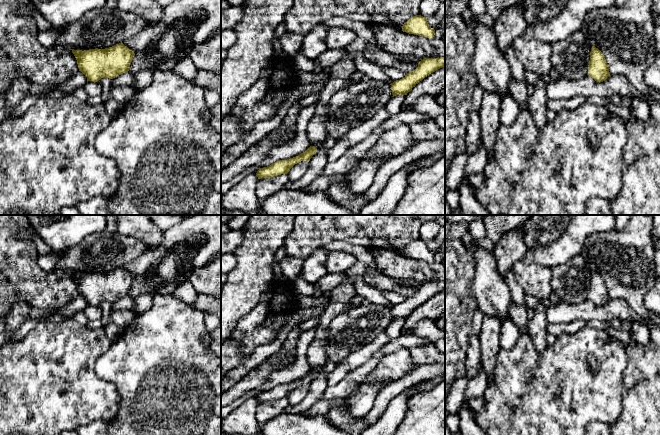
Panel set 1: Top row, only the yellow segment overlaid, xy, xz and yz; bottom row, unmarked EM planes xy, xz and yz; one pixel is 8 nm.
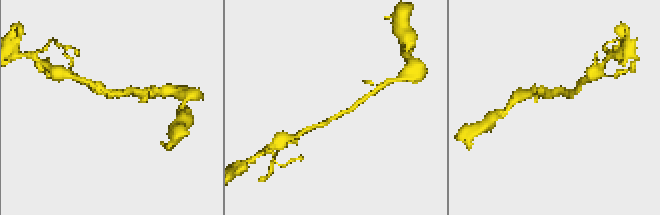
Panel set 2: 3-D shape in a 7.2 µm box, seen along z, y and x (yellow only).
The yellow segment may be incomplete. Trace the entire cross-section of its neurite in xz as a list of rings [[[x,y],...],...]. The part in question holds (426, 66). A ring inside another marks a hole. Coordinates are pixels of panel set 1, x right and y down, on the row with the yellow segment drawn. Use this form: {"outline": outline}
{"outline": [[[445,57],[425,58],[419,61],[418,67],[414,71],[406,73],[404,78],[390,84],[393,94],[392,97],[396,95],[407,95],[416,84],[444,66]]]}

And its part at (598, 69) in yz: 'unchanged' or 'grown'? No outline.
unchanged

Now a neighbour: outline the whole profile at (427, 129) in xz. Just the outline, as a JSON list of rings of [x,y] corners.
[[[426,115],[425,118],[410,125],[413,139],[416,142],[430,139],[444,139],[445,130],[440,128],[435,122],[434,118]]]

